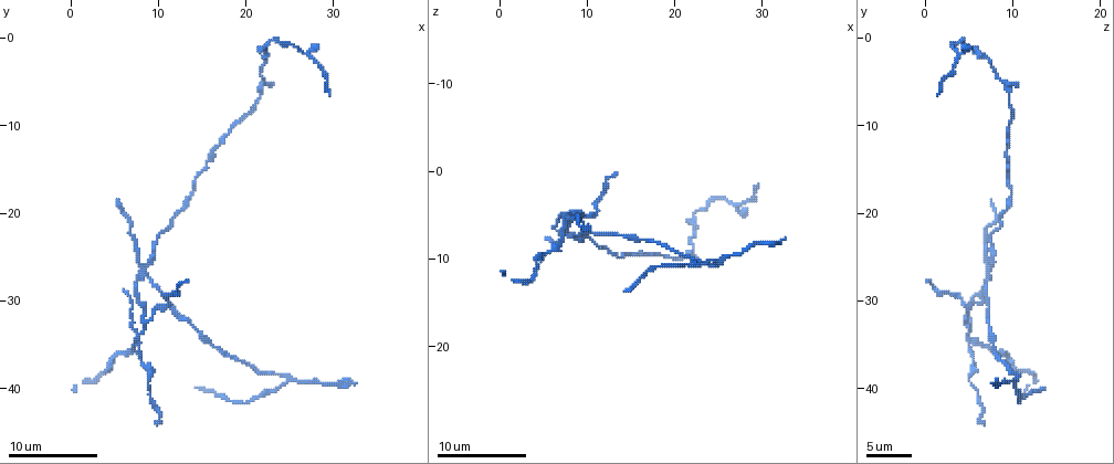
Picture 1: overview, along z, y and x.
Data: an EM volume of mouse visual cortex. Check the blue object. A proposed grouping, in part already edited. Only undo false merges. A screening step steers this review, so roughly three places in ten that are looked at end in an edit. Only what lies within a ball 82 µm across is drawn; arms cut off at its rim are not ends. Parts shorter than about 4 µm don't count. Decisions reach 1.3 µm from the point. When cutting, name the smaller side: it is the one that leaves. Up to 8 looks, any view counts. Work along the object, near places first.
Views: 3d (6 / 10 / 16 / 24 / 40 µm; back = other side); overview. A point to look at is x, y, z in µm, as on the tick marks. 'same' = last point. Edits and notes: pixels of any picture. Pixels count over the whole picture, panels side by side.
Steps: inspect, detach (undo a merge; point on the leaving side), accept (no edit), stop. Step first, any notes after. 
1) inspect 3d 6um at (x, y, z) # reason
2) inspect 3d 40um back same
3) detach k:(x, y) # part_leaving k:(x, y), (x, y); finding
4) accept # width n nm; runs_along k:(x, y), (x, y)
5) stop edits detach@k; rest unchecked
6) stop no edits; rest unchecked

inspect 3d 10um at (22.0, 4.8, 9.0) # thin arm on a thick one

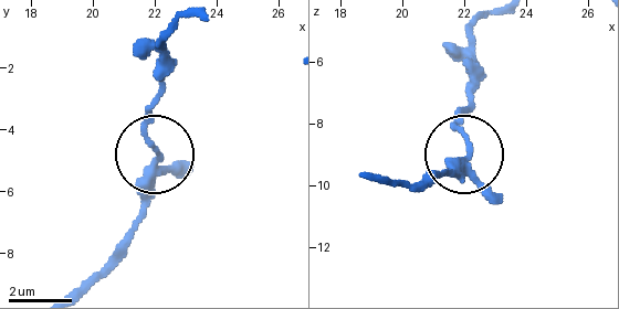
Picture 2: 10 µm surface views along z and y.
accept # runs_along 2:(80, 290), (140, 211), (143, 172), (156, 153), (143, 112); all the same neuron

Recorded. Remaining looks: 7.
inspect 3d 6um at (8.4, 26.8, 7.2) # three-way junction

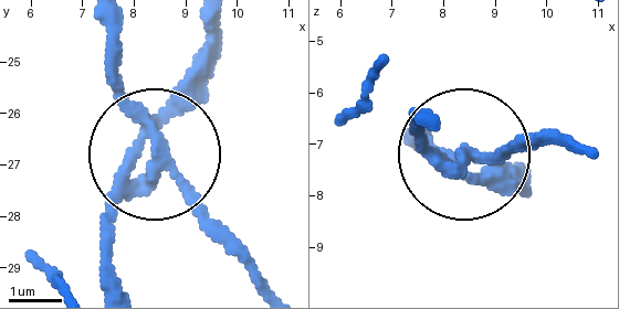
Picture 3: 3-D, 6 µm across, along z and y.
detach 3:(121, 89) # arms 3; part_leaving 3:(155, 162), (260, 290); two neurons meet here

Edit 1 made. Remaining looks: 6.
inspect overview

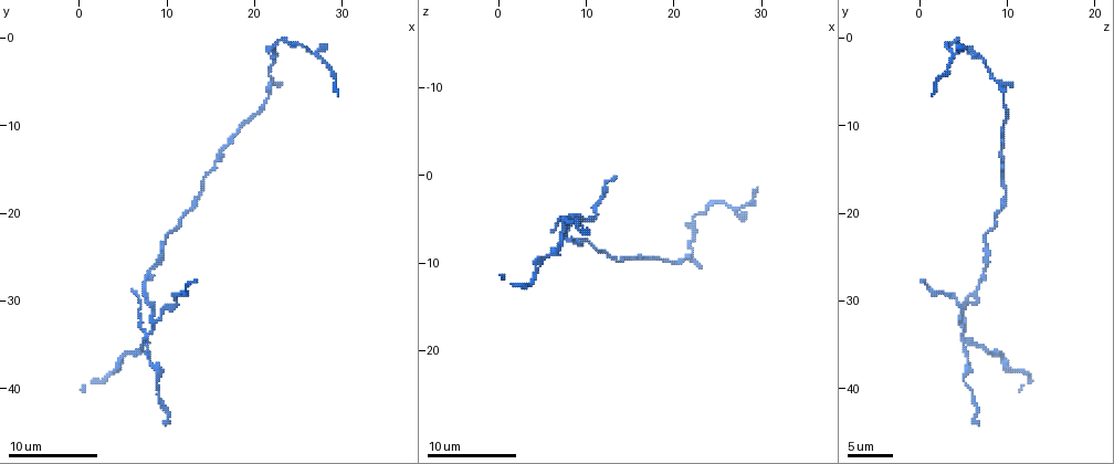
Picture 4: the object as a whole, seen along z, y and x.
inspect 3d 6um at (7.8, 33.6, 5.2) # three arms meet

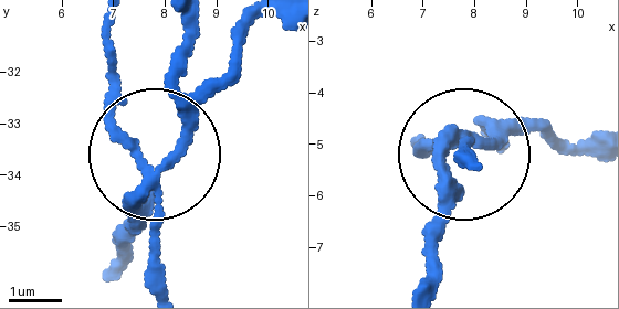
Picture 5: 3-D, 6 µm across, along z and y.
detach 5:(112, 115) # part_leaving 5:(155, 181), (155, 283); a second neuron is stuck on

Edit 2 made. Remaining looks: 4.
inspect overview

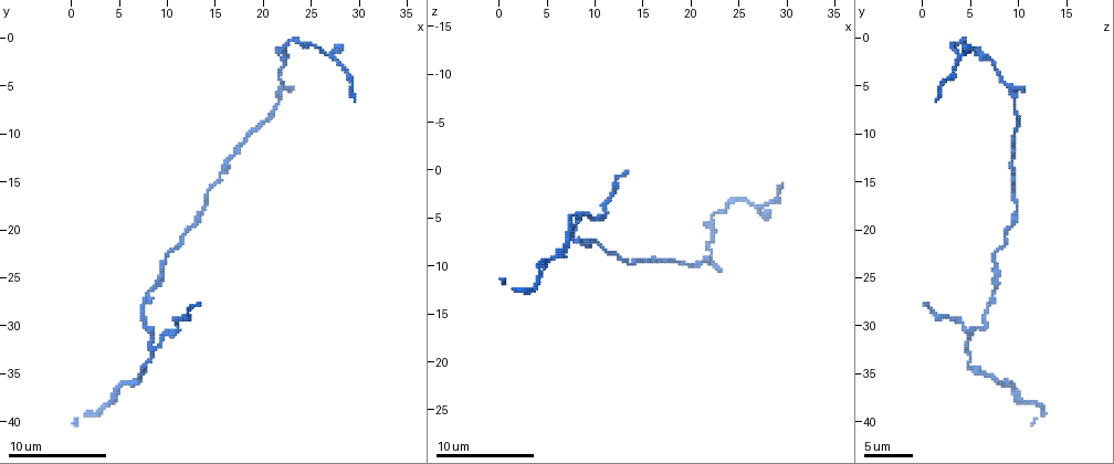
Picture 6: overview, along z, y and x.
inspect 3d 10um at (22.0, 1.4, 4.8) # sudden change in width

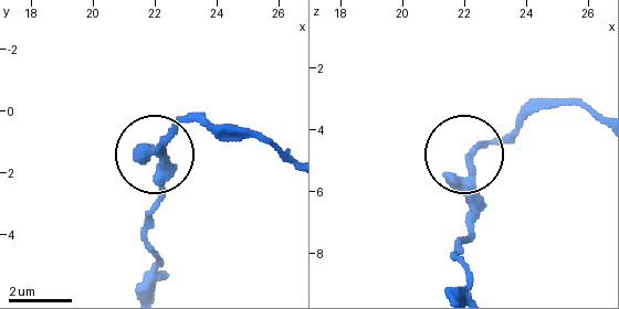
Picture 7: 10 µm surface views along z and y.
accept # arms 3; runs_along 7:(460, 287), (469, 155), (521, 123); all the same neuron

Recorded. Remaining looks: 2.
stop edits detach@3, detach@5; rest unchecked

